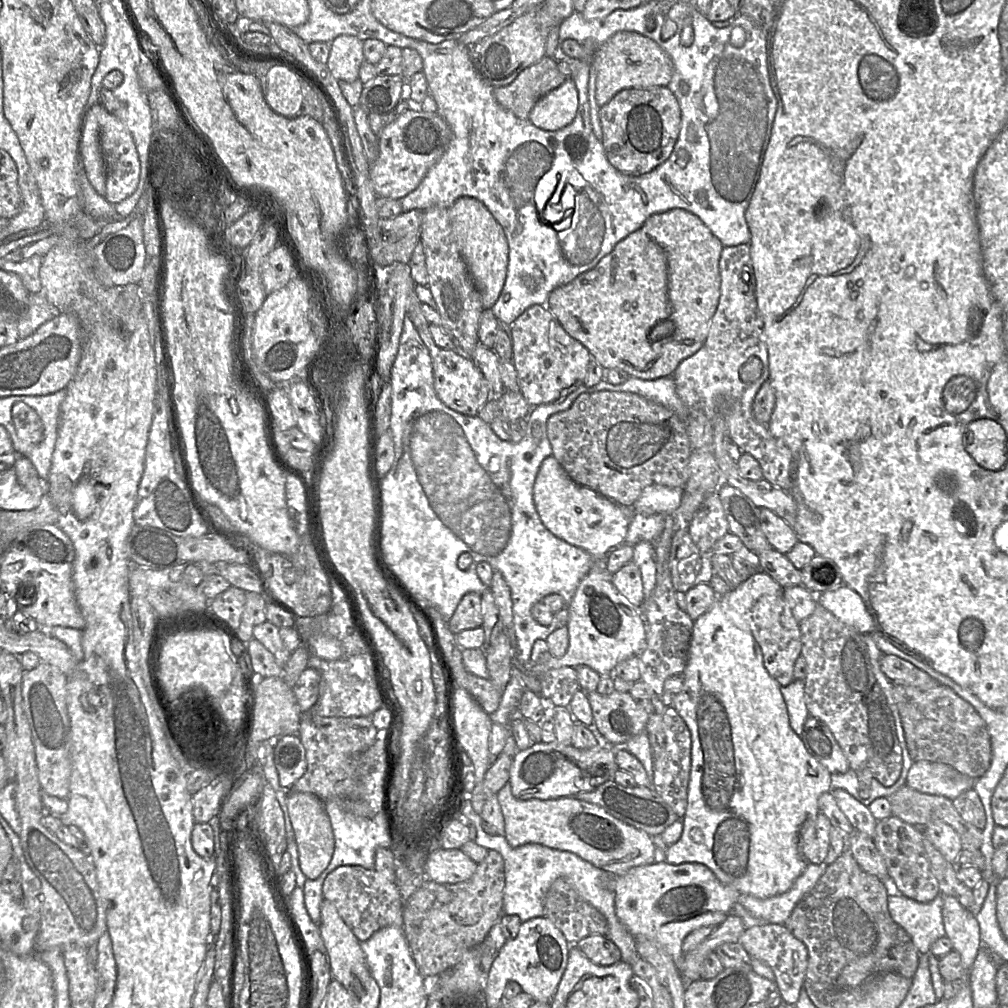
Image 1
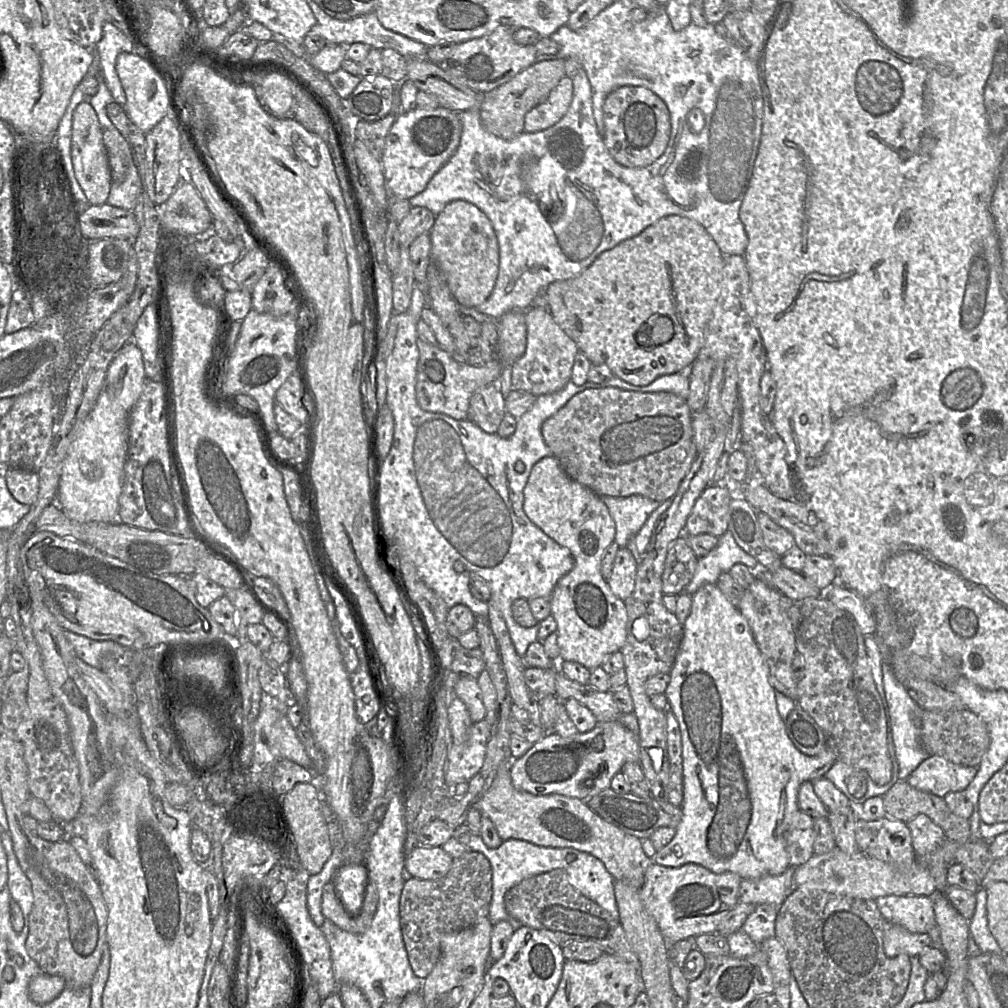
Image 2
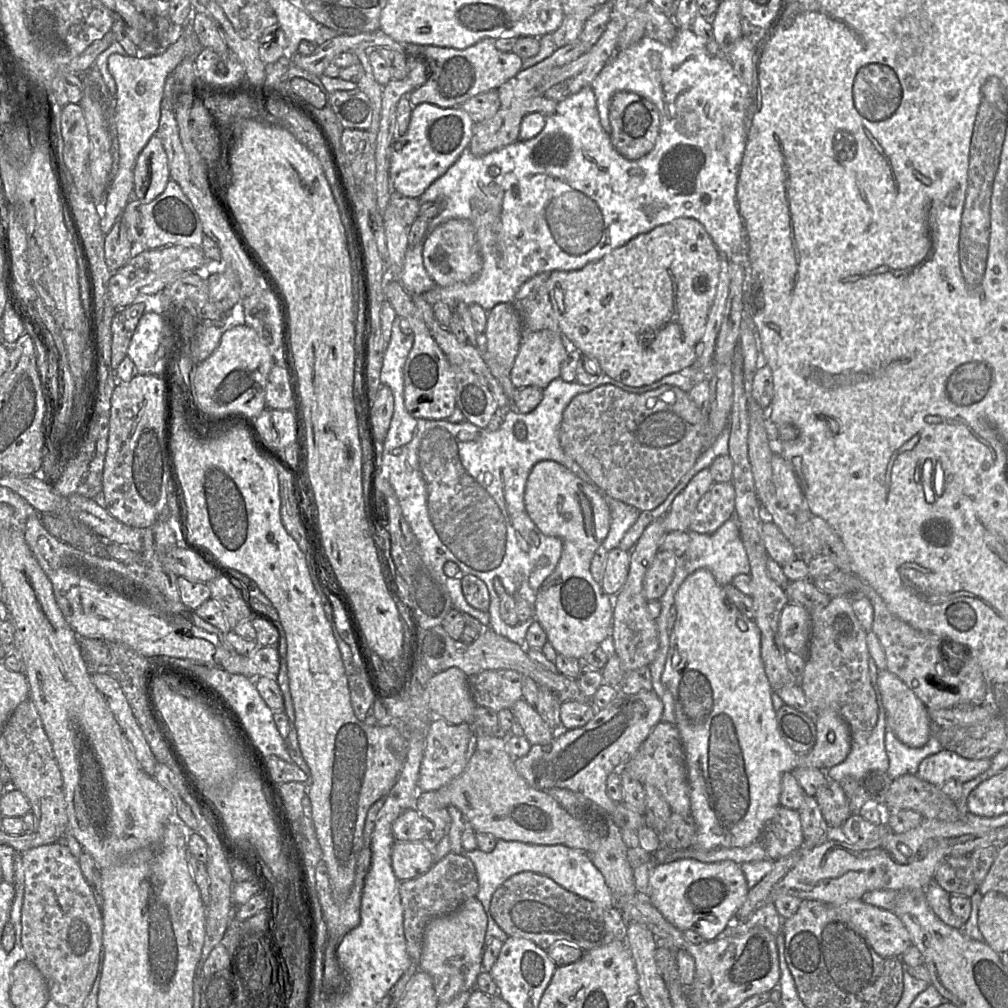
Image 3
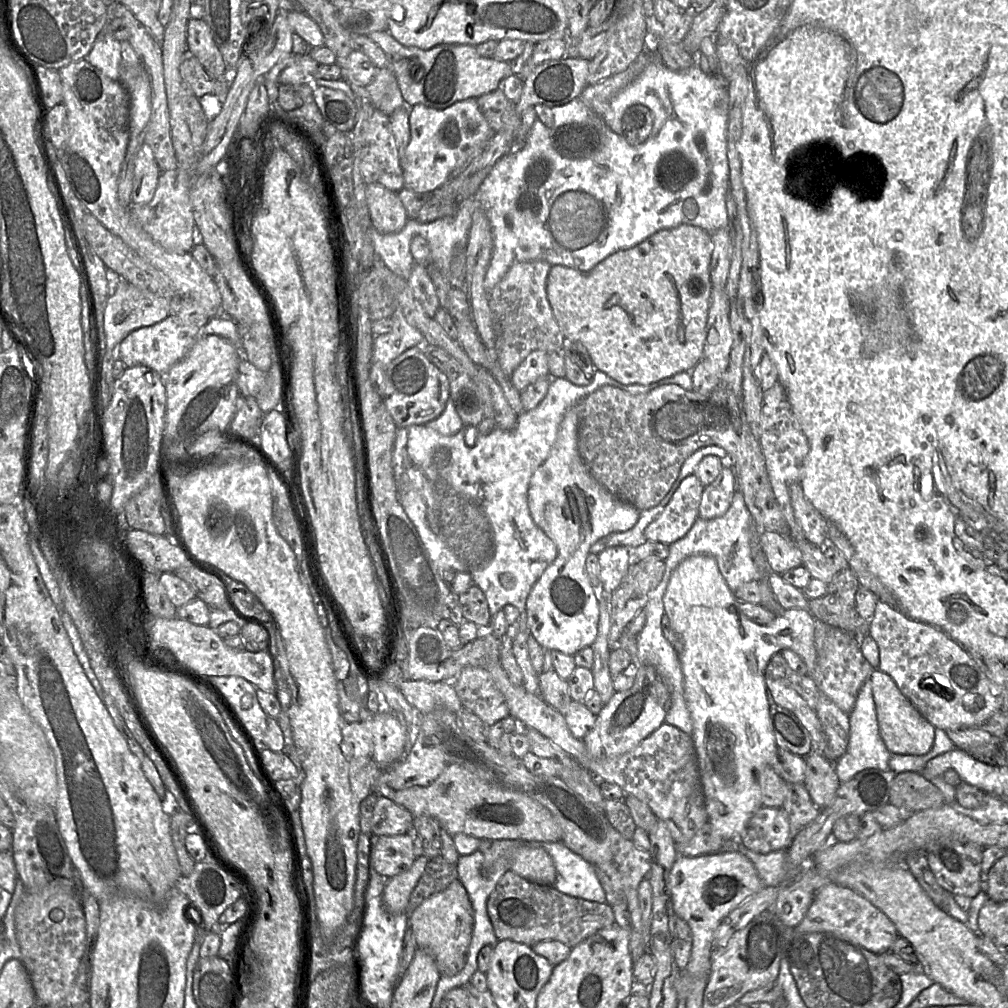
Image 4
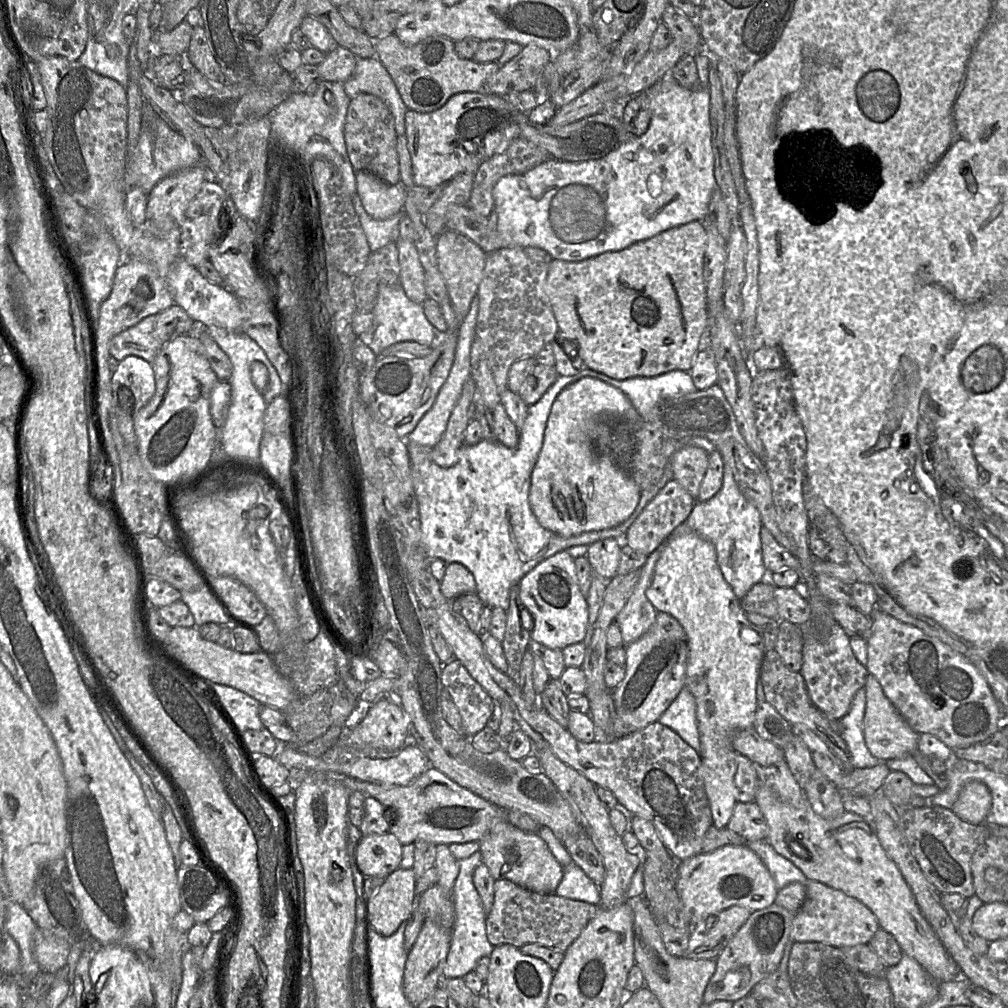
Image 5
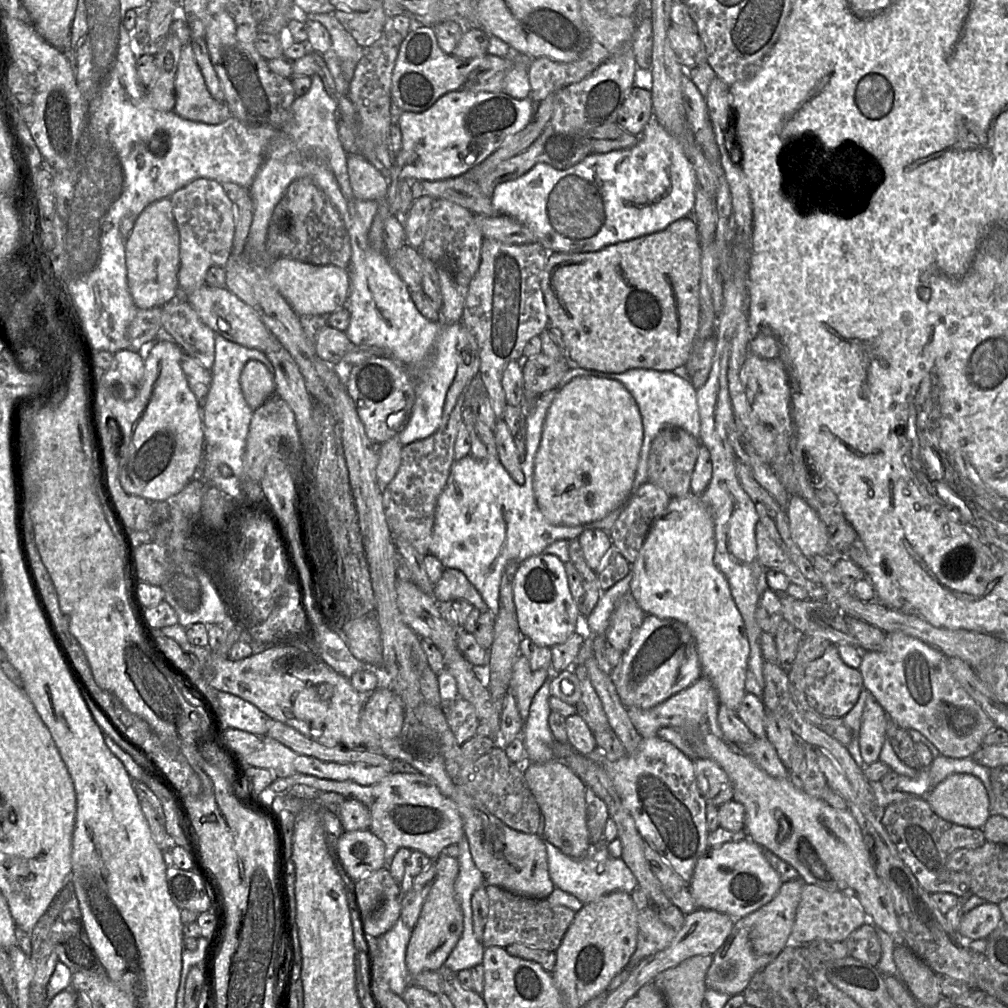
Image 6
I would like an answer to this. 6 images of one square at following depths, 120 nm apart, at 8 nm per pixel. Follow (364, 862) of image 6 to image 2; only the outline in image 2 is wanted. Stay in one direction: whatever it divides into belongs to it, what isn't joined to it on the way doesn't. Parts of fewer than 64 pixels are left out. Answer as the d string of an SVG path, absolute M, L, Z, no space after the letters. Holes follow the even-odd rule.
M417 846L405 855L404 870L408 876L436 880L448 873L452 862L453 858L442 847Z

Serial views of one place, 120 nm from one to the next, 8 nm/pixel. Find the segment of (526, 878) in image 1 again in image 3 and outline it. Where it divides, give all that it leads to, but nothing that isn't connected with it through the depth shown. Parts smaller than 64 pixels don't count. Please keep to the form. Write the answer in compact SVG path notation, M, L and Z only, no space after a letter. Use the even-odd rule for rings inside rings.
M497 840L492 852L486 853L476 848L464 851L474 864L479 889L476 898L481 902L487 916L485 947L495 938L504 942L509 936L498 926L490 912L490 901L494 892L511 876L521 872L535 872L553 879L564 889L577 894L604 908L613 907L613 897L605 878L600 870L589 859L588 855L580 850L565 845L538 845L520 841Z

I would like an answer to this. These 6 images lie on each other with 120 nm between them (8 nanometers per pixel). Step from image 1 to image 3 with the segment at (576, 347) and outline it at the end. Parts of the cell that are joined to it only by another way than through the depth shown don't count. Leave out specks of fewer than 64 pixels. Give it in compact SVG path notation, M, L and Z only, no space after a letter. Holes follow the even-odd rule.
M551 330L524 331L519 352L509 370L509 377L515 388L521 389L527 386L536 386L545 389L554 379L560 377L563 361L568 356L569 348L560 332Z

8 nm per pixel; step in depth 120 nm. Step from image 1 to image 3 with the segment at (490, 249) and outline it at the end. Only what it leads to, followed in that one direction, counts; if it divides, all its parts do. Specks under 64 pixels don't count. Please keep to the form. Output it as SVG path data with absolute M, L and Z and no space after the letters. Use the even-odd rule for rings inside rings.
M451 219L435 228L423 241L423 264L436 285L446 287L471 282L481 272L482 256L473 224L467 219Z

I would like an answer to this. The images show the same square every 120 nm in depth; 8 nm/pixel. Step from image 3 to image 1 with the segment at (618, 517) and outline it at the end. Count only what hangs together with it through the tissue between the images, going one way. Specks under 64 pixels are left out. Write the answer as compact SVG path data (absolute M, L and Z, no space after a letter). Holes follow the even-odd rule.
M654 484L644 489L631 506L635 514L673 514L680 506L684 493L683 488L671 488Z

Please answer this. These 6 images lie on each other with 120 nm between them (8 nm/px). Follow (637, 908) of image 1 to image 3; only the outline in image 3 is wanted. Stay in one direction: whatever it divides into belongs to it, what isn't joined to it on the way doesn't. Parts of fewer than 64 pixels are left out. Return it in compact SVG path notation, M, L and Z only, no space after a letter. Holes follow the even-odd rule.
M683 858L652 866L648 900L678 930L695 931L710 942L717 939L735 921L736 912L749 890L741 866L733 861L705 863Z

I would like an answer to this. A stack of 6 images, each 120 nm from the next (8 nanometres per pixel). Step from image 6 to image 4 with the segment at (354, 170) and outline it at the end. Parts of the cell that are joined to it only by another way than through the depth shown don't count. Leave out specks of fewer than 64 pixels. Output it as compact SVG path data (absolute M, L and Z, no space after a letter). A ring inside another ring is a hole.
M366 184L365 198L371 223L380 233L397 233L404 227L407 214L398 192L379 184Z

